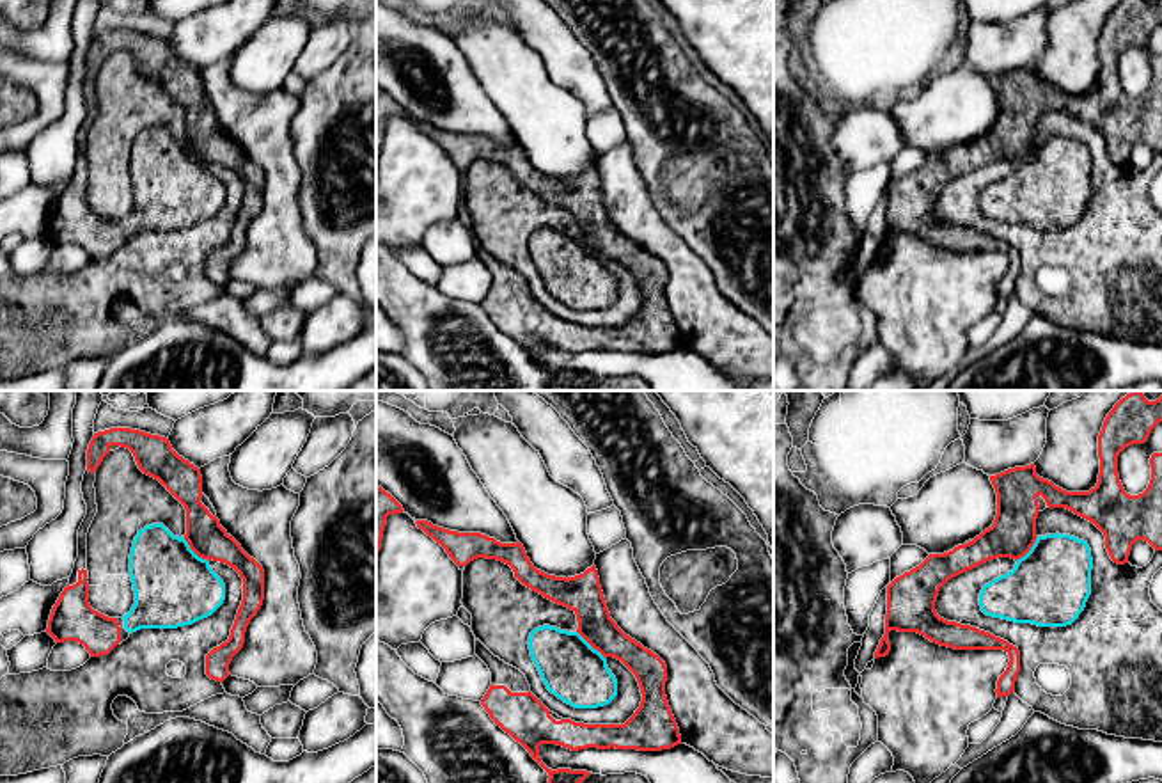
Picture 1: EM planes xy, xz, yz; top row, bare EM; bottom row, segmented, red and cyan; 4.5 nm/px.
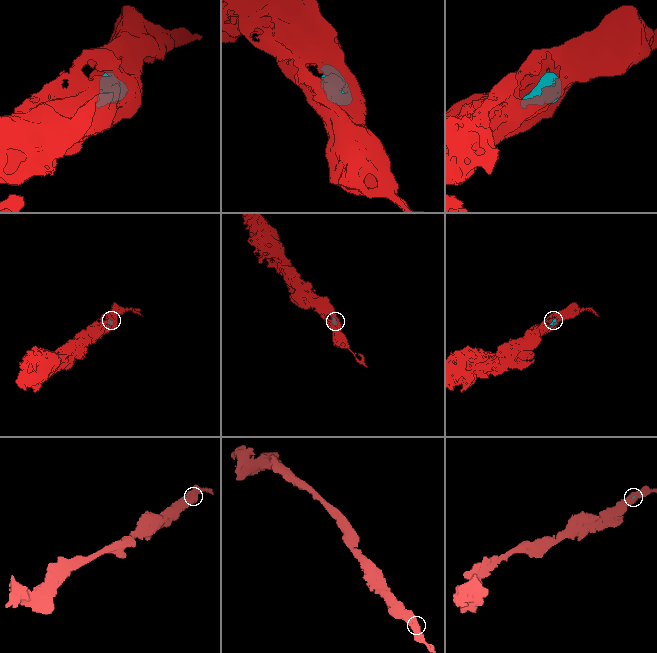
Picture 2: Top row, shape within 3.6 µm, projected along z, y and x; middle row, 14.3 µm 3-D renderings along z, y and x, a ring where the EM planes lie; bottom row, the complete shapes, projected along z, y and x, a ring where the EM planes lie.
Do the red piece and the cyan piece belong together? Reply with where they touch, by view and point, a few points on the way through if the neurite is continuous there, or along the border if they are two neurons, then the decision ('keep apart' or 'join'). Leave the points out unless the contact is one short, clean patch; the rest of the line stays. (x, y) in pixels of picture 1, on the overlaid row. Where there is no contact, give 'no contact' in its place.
xy (194, 551) | across xy (204, 535), (204, 540), (194, 551), (172, 574), (172, 586) | join

